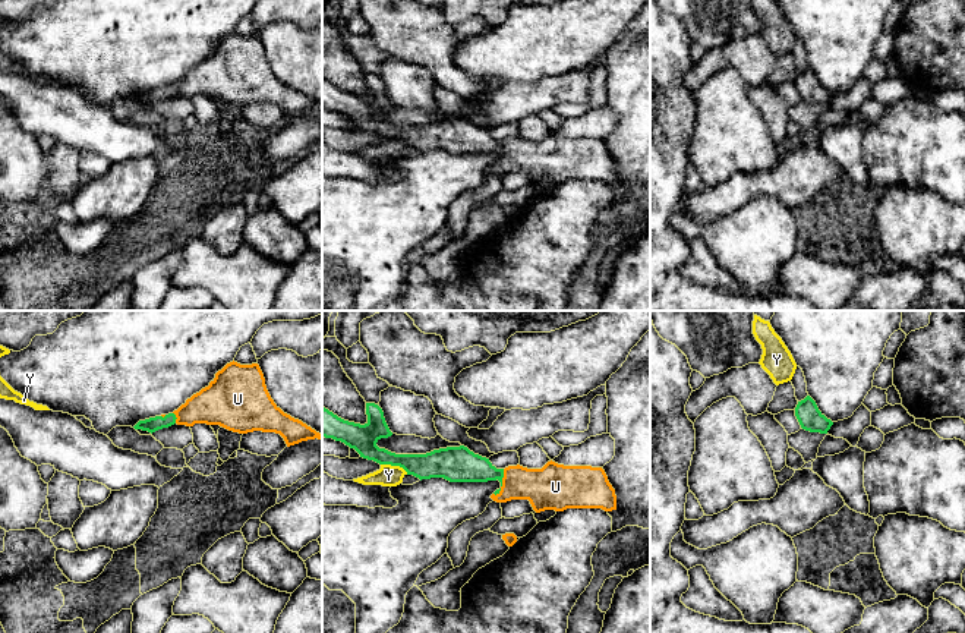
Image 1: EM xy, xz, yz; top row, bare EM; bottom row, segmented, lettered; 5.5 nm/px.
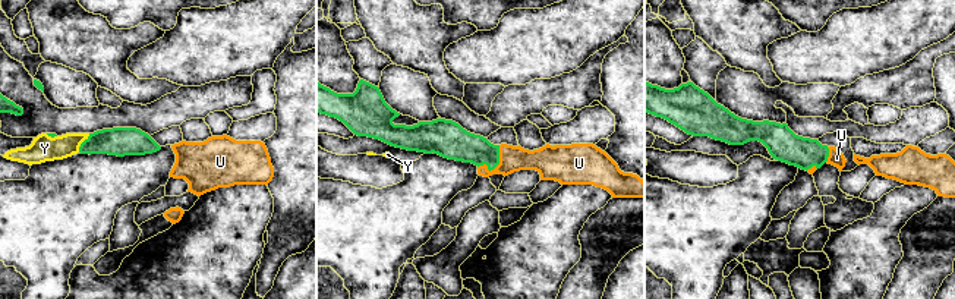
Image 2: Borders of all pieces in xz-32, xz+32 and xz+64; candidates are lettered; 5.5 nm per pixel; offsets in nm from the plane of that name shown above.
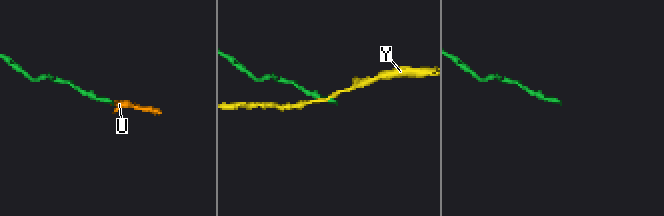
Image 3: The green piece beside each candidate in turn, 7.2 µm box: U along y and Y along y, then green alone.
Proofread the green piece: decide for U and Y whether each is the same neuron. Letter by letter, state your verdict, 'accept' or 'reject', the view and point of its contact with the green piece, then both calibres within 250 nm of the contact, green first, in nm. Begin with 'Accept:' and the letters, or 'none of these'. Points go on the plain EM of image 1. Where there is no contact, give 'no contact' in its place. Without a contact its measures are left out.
Accept: U
U: accept | xz (501, 154) | 190/220 nm
Y: reject | xz (394, 137) | 160/120 nm

